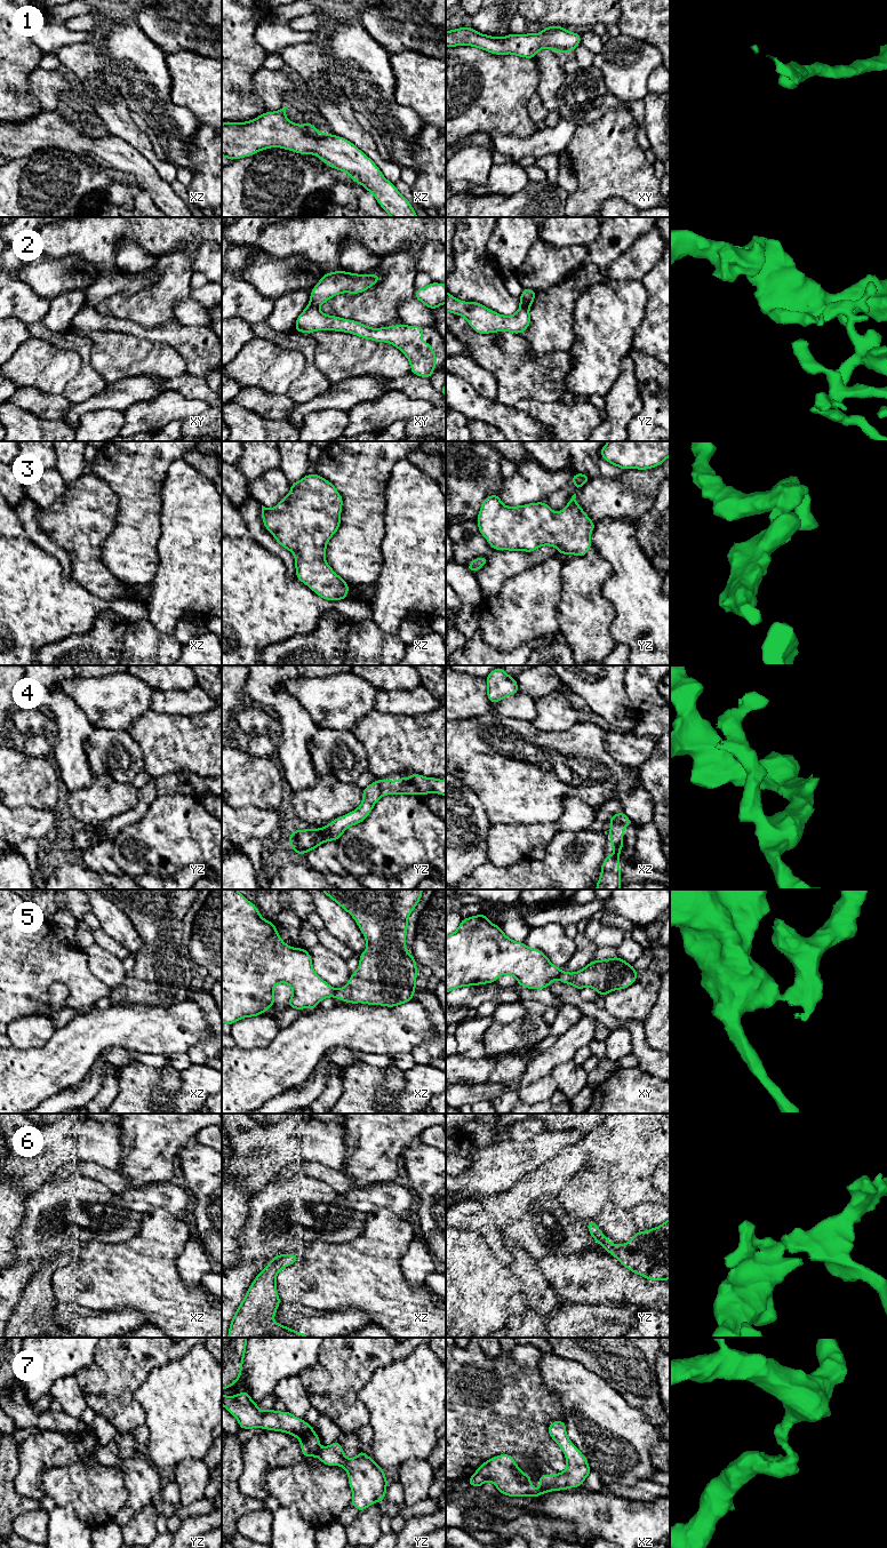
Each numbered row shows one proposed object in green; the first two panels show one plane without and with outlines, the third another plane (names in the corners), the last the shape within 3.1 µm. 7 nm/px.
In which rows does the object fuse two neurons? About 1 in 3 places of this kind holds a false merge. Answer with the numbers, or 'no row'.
2, 5

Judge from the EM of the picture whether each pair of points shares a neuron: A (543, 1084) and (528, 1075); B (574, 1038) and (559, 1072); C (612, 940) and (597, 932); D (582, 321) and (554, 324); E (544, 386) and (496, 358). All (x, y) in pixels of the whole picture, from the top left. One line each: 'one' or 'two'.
A: two
B: two
C: one
D: two
E: one

